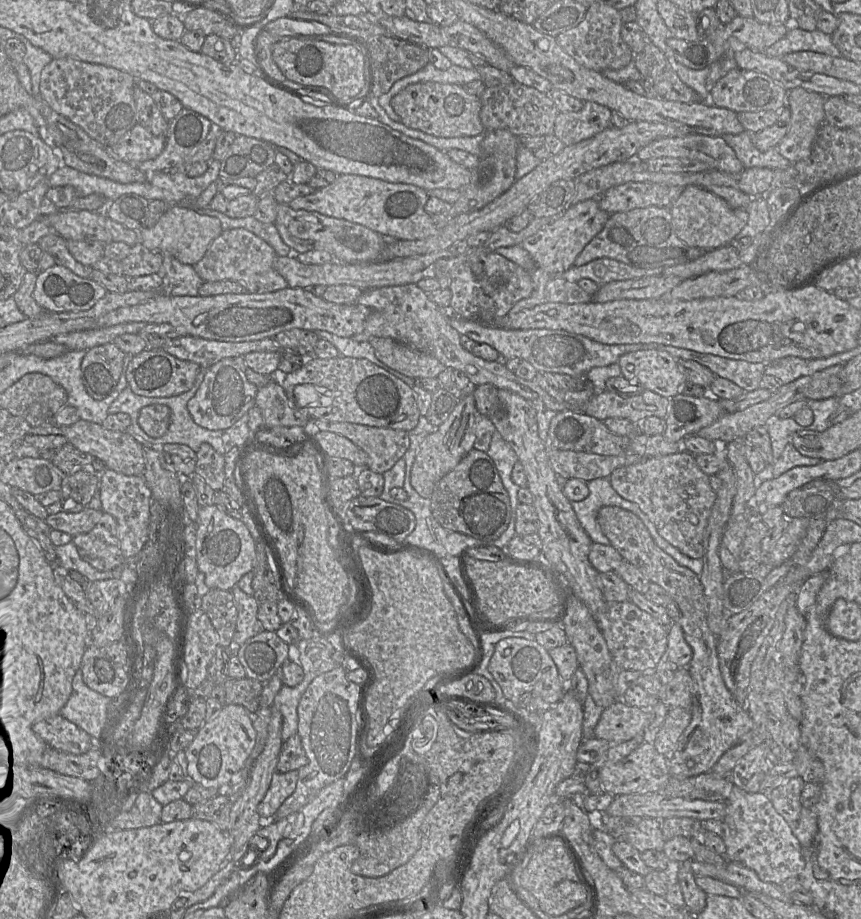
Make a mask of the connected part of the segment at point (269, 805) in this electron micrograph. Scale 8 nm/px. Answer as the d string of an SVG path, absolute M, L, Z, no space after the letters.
M298 770L280 773L276 771L263 800L258 805L260 817L274 818L275 813L282 803L296 789L298 781Z

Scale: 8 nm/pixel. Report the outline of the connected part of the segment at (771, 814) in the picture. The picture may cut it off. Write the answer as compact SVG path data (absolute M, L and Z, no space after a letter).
M734 785L725 803L726 815L722 819L721 837L726 852L723 856L752 869L764 882L781 884L786 879L798 877L805 866L804 848L789 824L774 808L768 793L750 793Z

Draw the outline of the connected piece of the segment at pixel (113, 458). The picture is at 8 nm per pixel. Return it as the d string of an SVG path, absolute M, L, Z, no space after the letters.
M81 419L73 425L60 428L63 429L69 444L83 453L96 457L104 463L107 469L127 476L143 476L145 446L127 432L107 430L100 424Z

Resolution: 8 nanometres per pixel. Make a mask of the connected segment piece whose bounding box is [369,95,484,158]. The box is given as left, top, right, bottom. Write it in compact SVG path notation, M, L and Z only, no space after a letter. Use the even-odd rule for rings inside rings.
M371 95L369 103L377 111L379 121L389 126L390 128L403 133L404 135L419 139L441 151L448 151L450 149L459 149L466 151L470 154L481 157L481 143L484 138L484 133L477 136L464 136L454 138L439 138L426 134L420 130L411 129L402 123L397 123L390 119L385 110L379 104L379 98Z

